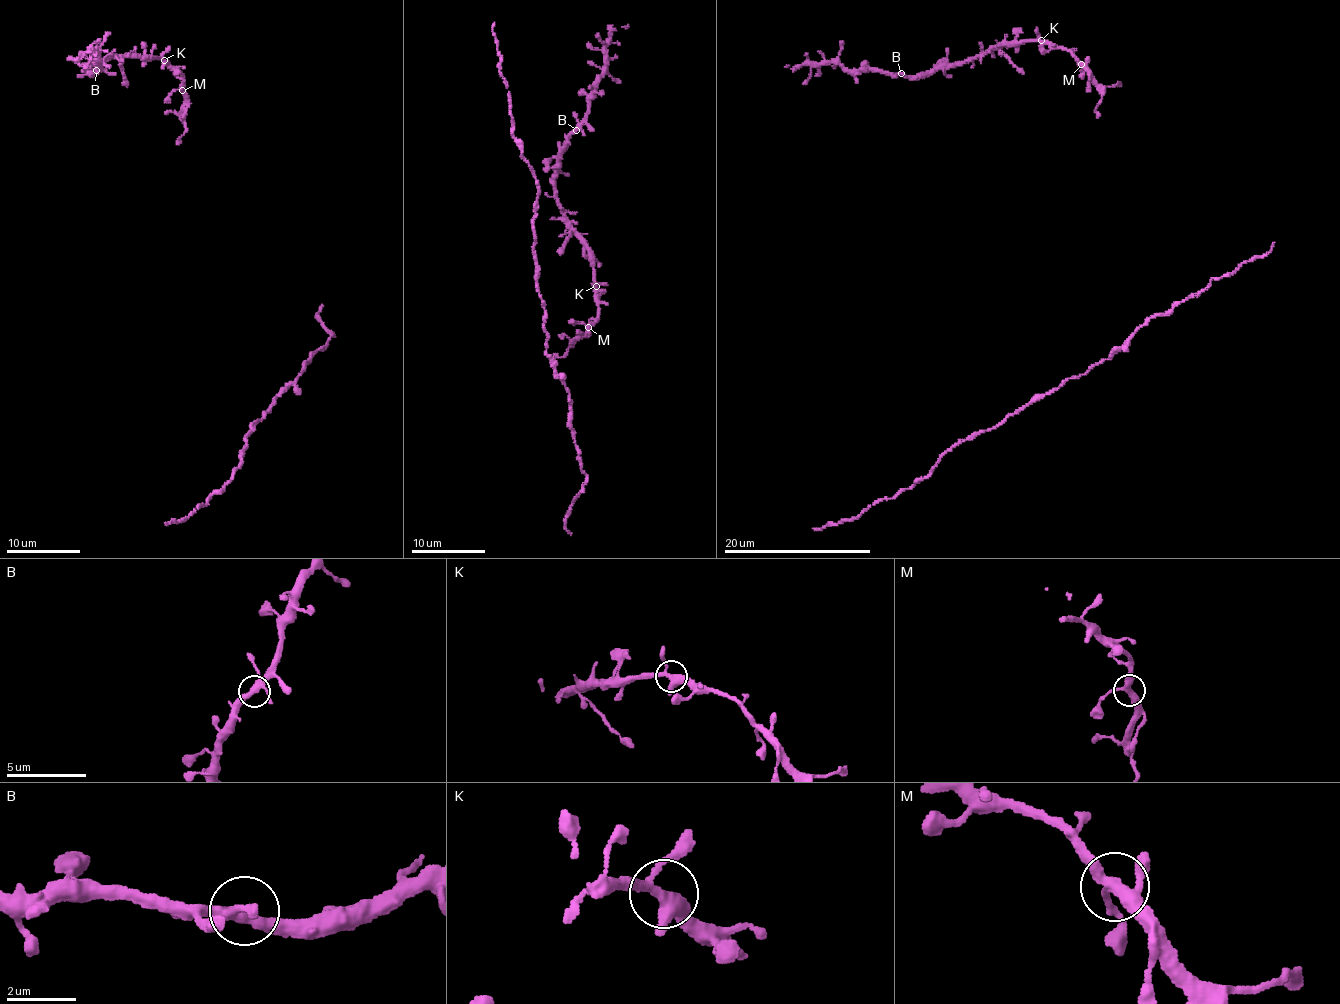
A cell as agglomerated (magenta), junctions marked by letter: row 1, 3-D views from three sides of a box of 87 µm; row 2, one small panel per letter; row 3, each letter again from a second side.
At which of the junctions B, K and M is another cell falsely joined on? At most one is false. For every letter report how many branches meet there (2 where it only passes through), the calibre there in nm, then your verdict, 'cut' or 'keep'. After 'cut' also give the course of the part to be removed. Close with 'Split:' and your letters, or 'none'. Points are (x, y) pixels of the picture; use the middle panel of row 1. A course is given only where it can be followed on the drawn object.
B: 4 branches meet; 320 nm thick; keep
K: 4 branches meet; 340 nm thick; keep
M: 4 branches meet; 340 nm thick; keep
Split: none

